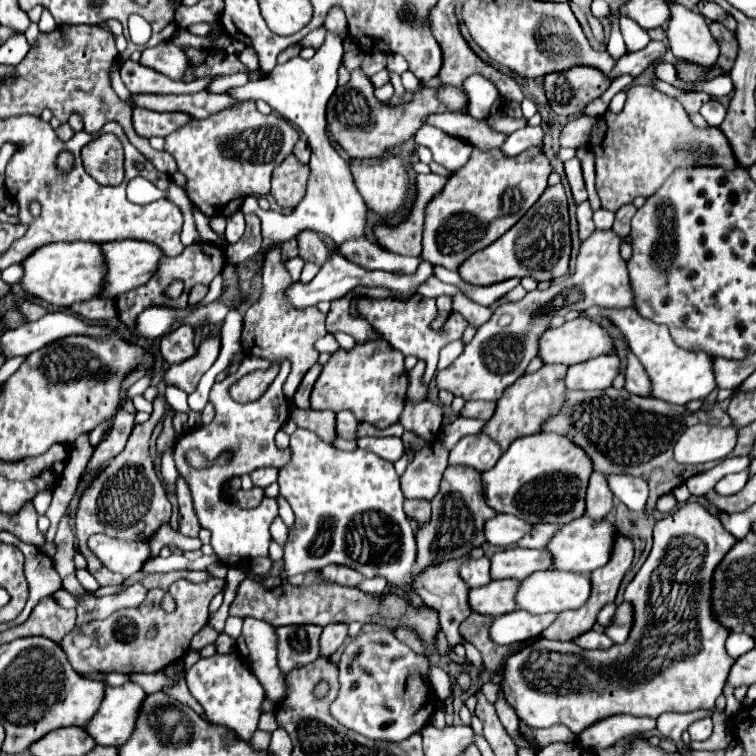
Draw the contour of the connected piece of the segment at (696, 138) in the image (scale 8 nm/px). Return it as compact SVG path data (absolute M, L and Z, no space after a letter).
M631 86L621 114L605 112L597 126L589 148L595 152L597 194L601 192L601 206L611 212L637 196L649 198L677 166L723 166L737 168L729 140L719 128L695 128L683 106L667 94L651 86Z

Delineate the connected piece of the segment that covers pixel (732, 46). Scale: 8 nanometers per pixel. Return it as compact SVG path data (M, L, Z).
M711 22L711 34L715 36L715 40L721 46L721 56L717 60L717 66L731 70L731 66L735 64L735 58L737 58L737 38L735 38L735 34L719 22Z

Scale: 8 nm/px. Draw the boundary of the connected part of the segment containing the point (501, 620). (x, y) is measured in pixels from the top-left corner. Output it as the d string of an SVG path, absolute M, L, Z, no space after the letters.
M515 610L511 614L497 616L491 624L491 638L497 644L513 644L519 640L531 640L541 636L549 624L553 624L557 614L537 614L533 616L531 612L521 612Z

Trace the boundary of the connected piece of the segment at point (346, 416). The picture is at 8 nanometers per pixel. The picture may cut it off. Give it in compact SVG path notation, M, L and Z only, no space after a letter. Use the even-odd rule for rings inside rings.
M339 412L337 414L337 436L345 440L357 440L357 426L359 420L353 416L353 412Z

